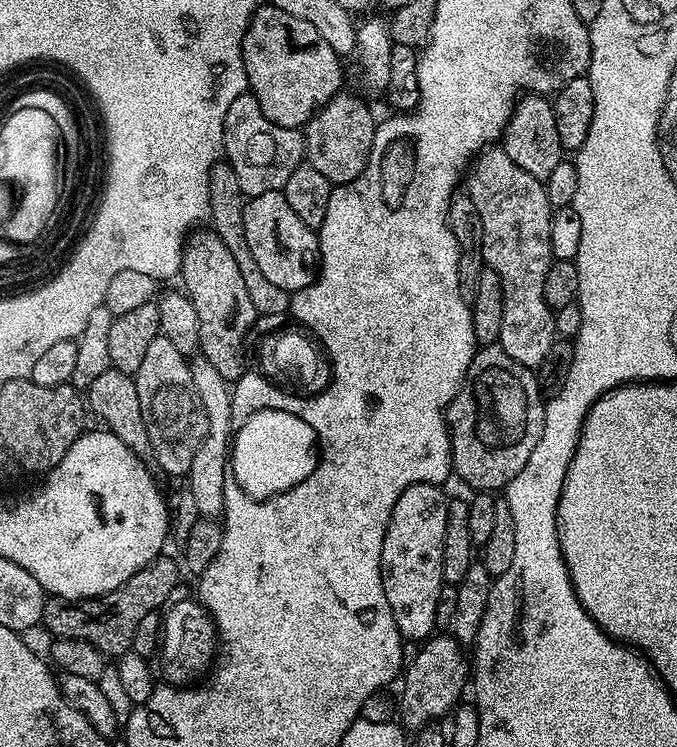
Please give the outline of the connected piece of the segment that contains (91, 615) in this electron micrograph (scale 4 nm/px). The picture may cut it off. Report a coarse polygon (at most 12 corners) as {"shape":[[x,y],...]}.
{"shape":[[161,554],[104,596],[45,603],[43,627],[119,658],[182,580]]}

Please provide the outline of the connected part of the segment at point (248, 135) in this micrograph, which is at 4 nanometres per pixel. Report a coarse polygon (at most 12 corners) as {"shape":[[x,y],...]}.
{"shape":[[251,91],[226,110],[222,152],[248,198],[283,190],[303,131]]}

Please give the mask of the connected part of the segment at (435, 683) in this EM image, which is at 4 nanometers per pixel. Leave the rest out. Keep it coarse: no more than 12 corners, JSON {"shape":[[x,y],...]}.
{"shape":[[433,635],[403,669],[398,720],[447,717],[470,680],[454,635]]}

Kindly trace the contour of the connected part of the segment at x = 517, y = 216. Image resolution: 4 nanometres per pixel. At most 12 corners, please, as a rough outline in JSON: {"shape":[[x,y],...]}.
{"shape":[[503,150],[479,157],[479,259],[498,277],[498,343],[536,370],[554,207]]}

